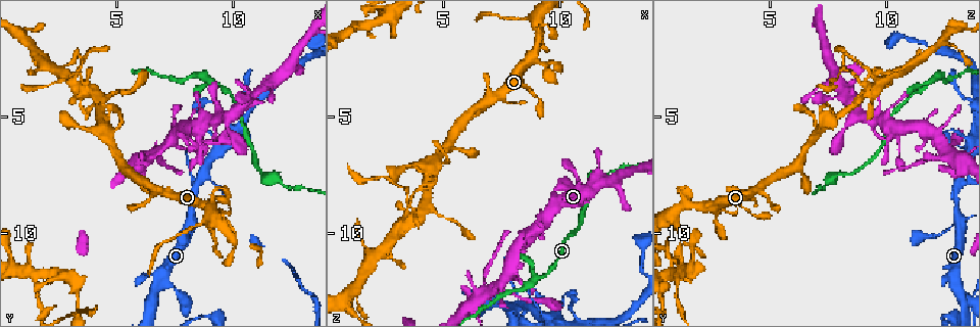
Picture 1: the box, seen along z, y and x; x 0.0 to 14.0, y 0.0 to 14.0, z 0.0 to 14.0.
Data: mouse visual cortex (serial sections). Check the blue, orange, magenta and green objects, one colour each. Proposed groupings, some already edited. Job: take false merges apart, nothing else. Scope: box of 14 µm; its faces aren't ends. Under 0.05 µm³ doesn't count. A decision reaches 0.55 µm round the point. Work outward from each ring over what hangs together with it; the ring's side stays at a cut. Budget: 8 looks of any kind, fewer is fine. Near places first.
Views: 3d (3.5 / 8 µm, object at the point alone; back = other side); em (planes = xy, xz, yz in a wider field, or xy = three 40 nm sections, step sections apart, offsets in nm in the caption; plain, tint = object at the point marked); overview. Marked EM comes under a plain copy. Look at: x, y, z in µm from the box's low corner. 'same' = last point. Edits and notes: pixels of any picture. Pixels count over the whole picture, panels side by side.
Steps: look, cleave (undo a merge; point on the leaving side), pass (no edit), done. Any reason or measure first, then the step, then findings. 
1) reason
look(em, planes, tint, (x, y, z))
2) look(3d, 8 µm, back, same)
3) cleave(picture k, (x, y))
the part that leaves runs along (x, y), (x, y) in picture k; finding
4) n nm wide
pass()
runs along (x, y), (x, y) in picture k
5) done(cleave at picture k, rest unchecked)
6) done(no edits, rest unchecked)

abrupt turn
look(3d, 8 µm, (9.5, 9.2, 2.7))

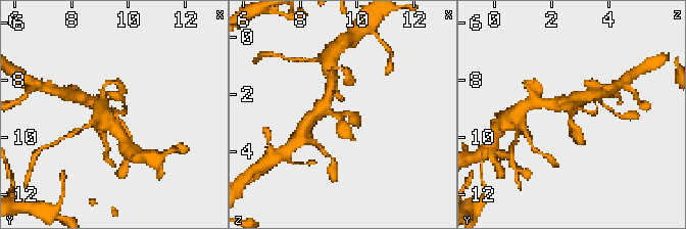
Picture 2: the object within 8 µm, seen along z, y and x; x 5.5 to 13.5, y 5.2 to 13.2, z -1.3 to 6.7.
zoom in
look(3d, 3.5 µm, (9.5, 9.3, 2.7))

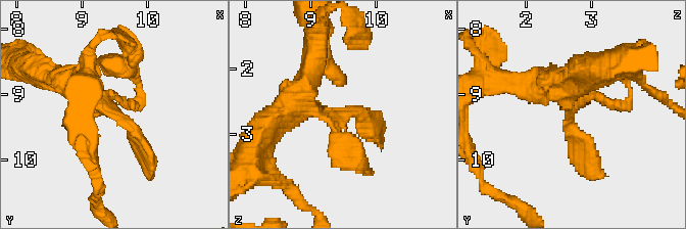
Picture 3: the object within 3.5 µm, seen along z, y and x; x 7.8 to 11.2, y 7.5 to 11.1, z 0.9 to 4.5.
3 arms; arms of 150, 250, 300 nm; now the EM
look(em, xy, step 2, tint, (9.50, 9.30, 2.70))

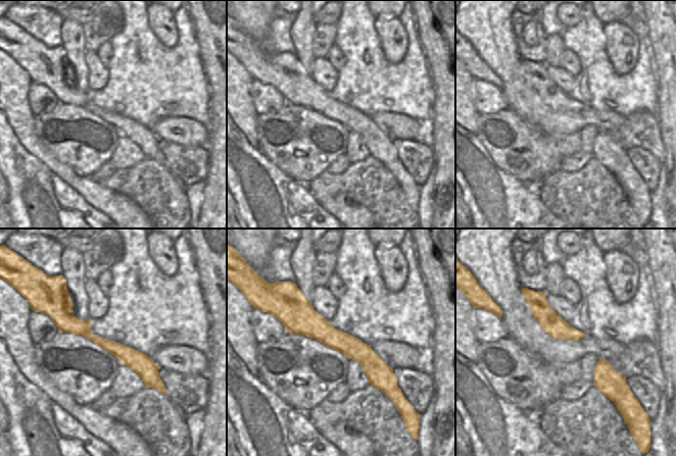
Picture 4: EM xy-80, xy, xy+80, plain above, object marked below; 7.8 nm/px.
pass()
continuous, no second cell

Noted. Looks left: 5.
narrows sharply
look(3d, 3.5 µm, (13.3, 8.1, 7.0))

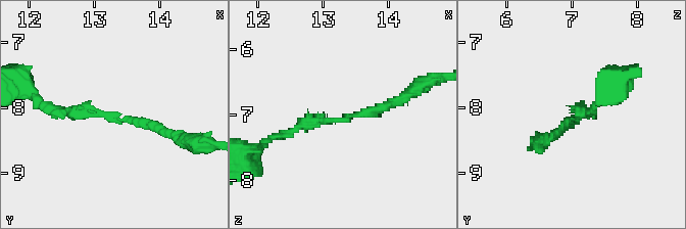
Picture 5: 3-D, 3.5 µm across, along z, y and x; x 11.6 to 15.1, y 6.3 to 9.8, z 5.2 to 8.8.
arms of 150, 150 nm
look(em, xy, step 2, tint, (13.20, 8.10, 7.10))

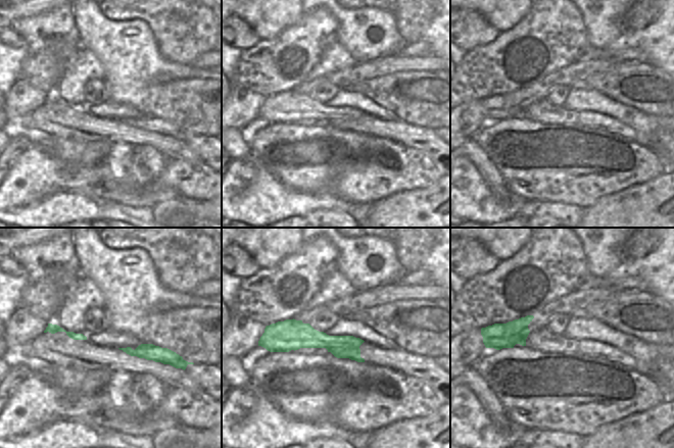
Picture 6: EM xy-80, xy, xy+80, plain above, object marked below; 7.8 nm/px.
pass()
runs along (269, 334), (346, 346), (359, 359) in picture 6; all the same cell

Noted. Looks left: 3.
two arms in line, one across
look(em, xy, step 3, tint, (8.6, 7.7, 13.0))

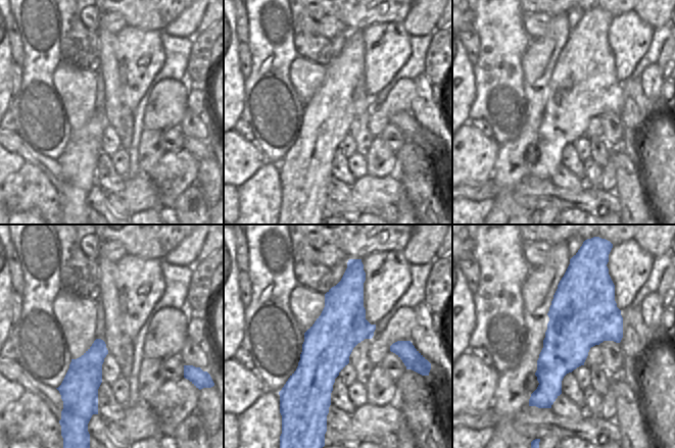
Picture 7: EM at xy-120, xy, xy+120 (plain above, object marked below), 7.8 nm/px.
see where the arms go
look(3d, 3.5 µm, same)

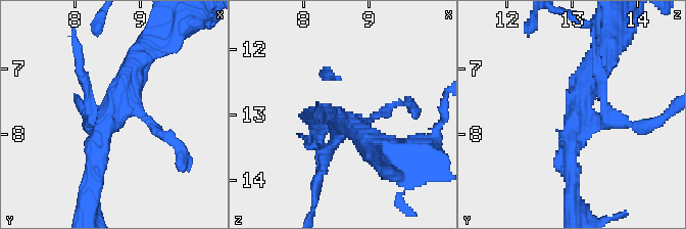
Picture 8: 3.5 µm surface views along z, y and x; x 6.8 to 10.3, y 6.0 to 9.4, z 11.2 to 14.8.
pass()
runs along (351, 272), (325, 405) in picture 7; continuous, no second cell

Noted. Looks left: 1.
done(no edits, rest unchecked)

